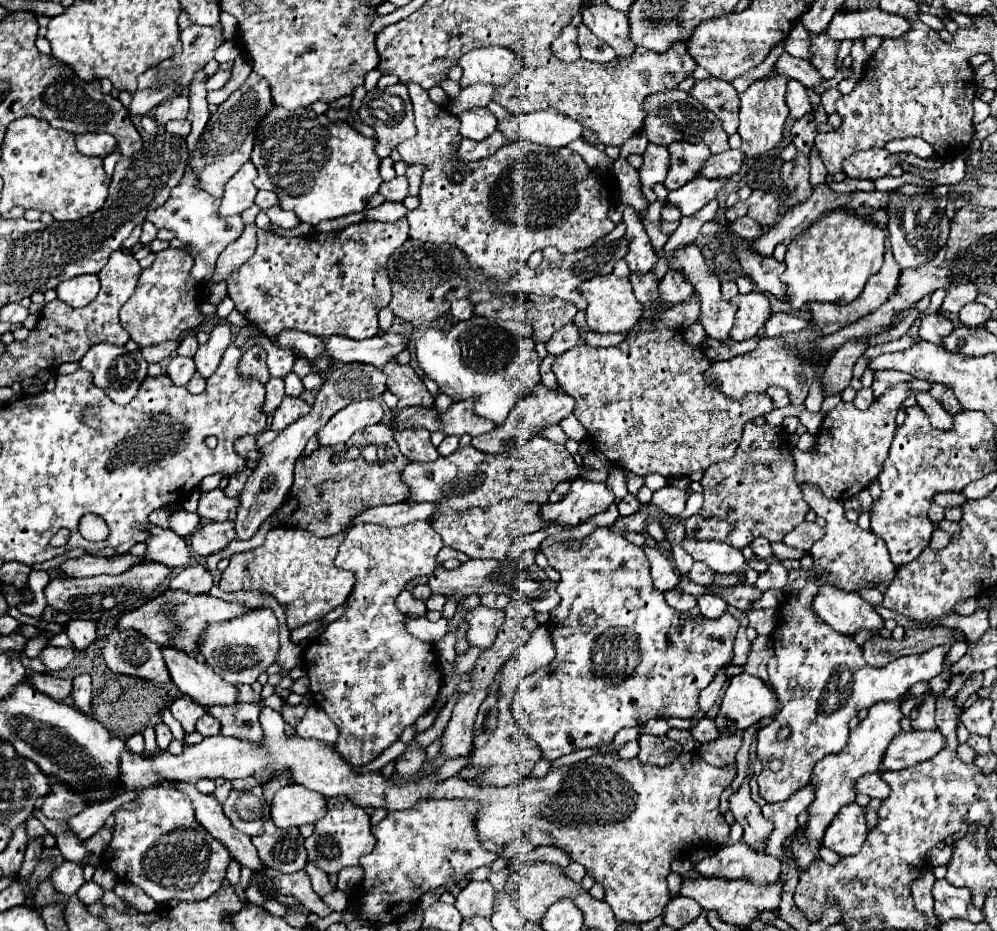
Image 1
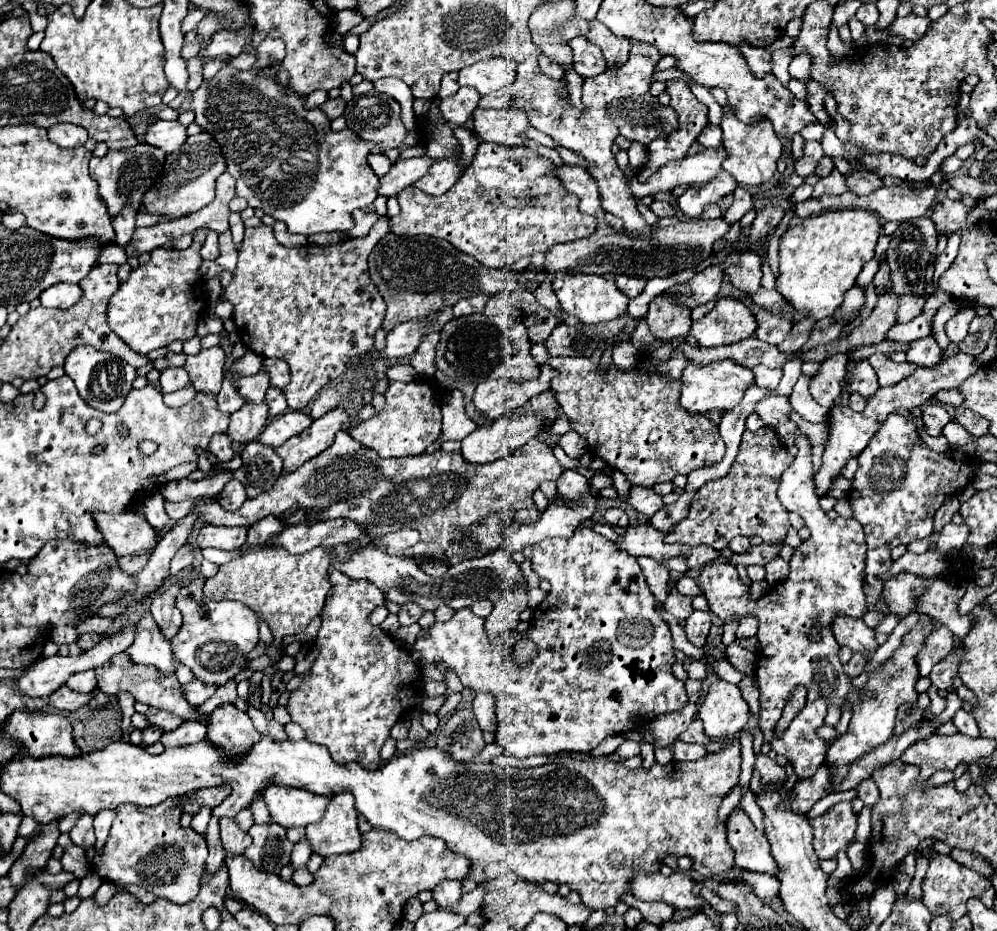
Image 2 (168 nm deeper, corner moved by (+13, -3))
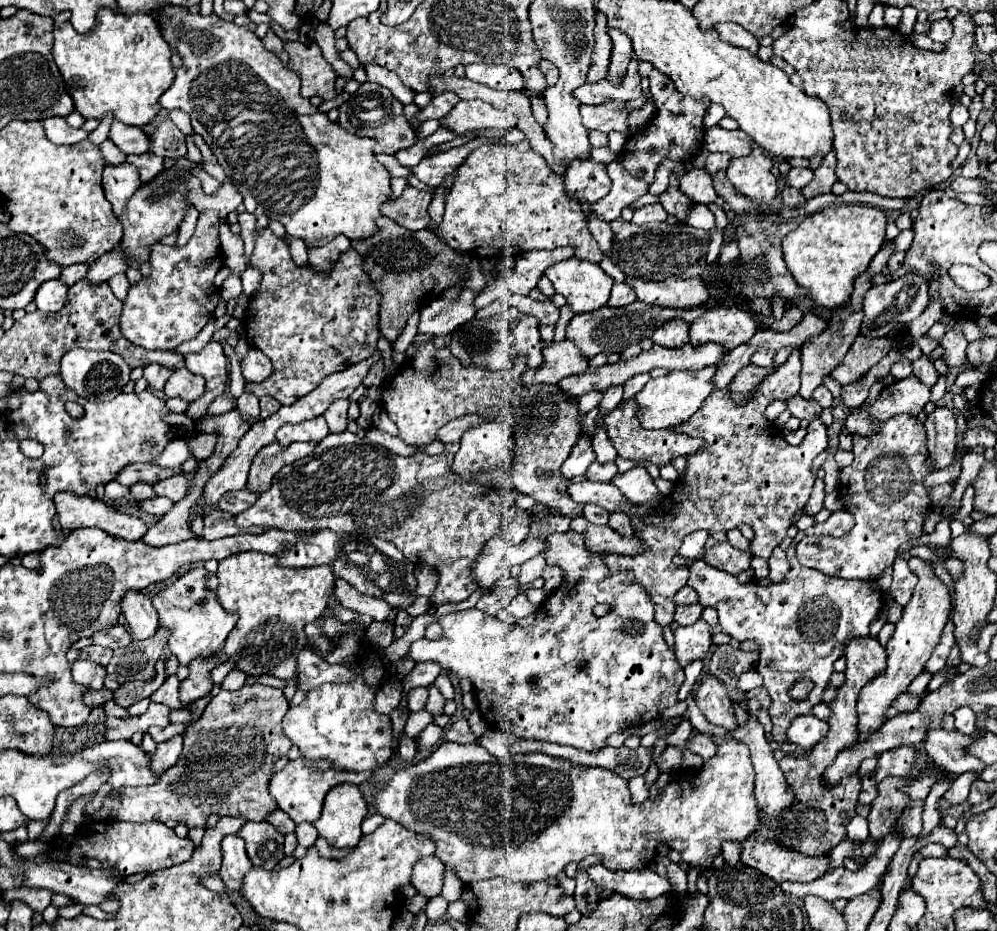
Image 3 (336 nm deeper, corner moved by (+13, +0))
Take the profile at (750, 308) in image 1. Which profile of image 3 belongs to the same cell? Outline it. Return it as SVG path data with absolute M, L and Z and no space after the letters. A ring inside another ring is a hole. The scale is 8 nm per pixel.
M714 305L690 325L690 341L692 345L714 341L734 349L748 343L756 331L758 325L748 311L736 305Z

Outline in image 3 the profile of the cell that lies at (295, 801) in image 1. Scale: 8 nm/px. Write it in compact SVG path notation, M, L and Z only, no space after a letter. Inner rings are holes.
M296 759L296 761L290 761L280 773L272 775L270 779L270 795L272 799L276 801L278 809L282 809L294 823L304 823L304 821L310 821L314 823L320 813L322 813L322 803L324 803L324 797L326 793L340 785L340 783L354 783L354 785L360 785L364 783L372 773L354 773L354 771L326 771L326 773L312 773L304 767L302 759Z

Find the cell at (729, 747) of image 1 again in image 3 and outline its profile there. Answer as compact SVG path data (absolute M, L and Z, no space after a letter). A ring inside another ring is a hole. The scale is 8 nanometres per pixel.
M668 747L660 759L658 759L658 769L660 771L672 771L672 769L678 769L682 763L682 751L678 747Z

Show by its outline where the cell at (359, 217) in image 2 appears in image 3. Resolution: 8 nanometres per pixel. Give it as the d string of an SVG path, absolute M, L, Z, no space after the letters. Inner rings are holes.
M408 185L398 199L386 201L380 207L380 213L384 217L394 219L396 223L400 223L406 229L418 231L418 229L428 227L428 223L430 223L430 215L428 215L430 201L432 201L430 191Z

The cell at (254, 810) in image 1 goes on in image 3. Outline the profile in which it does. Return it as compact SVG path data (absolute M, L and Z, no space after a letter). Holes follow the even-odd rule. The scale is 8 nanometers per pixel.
M226 835L222 839L222 869L220 877L230 891L238 891L242 885L242 877L246 871L252 867L246 849L244 849L244 839L238 835Z

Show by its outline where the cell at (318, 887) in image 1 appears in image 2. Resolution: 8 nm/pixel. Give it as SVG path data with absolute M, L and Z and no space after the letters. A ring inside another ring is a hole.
M302 838L300 842L294 844L294 850L292 850L292 866L294 866L294 868L298 868L298 866L306 866L310 854L312 854L310 842L308 842L306 838Z

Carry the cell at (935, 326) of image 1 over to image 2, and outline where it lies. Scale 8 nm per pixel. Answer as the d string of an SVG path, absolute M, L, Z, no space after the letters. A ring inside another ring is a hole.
M932 336L928 338L922 338L922 340L916 340L910 344L912 348L908 350L908 362L916 364L916 366L922 366L922 368L932 368L940 362L940 346L936 344L936 340Z

